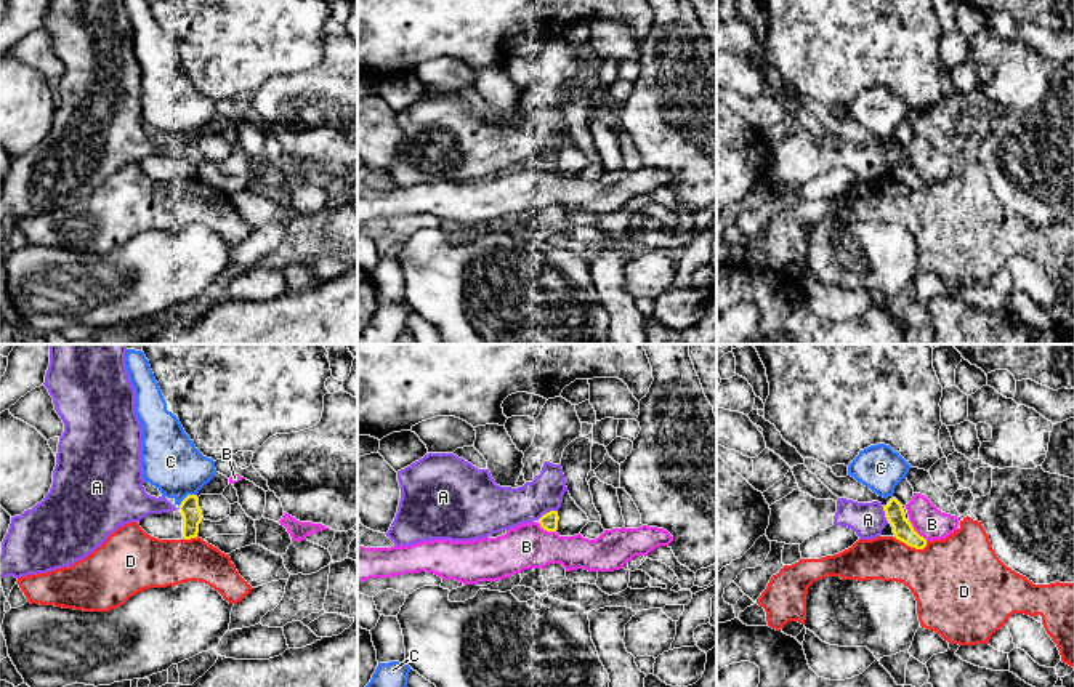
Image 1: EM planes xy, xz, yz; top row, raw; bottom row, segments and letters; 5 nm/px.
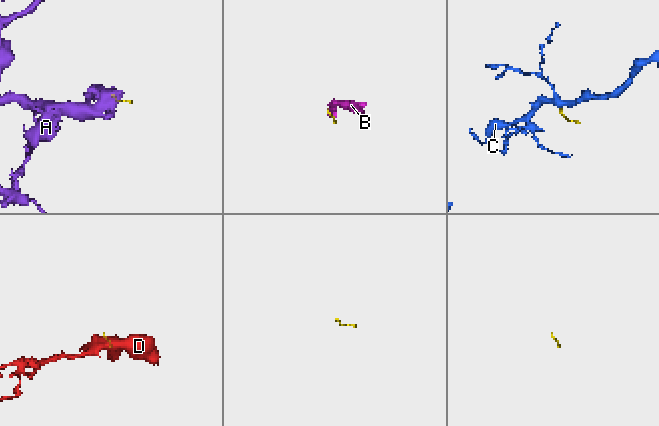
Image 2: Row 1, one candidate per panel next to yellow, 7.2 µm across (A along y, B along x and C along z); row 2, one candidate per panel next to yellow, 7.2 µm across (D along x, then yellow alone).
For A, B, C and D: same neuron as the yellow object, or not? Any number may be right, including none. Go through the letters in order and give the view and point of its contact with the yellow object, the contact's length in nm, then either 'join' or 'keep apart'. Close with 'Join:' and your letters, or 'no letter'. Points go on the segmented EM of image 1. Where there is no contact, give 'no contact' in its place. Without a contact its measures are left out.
A: xz (547, 513) | 120 nm | keep apart
B: yz (916, 532) | 130 nm | keep apart
C: xy (186, 497) | 110 nm | keep apart
D: yz (911, 546) | 180 nm | keep apart
Join: no letter

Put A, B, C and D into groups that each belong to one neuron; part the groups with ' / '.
A / B / C / D

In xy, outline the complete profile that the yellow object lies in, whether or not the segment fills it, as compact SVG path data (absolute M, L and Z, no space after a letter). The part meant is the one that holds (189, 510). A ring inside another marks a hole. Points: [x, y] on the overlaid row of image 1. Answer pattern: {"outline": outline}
{"outline": "M188 495L178 509L162 514L149 514L138 524L147 535L159 540L191 540L197 538L202 519L199 498L196 495Z"}

